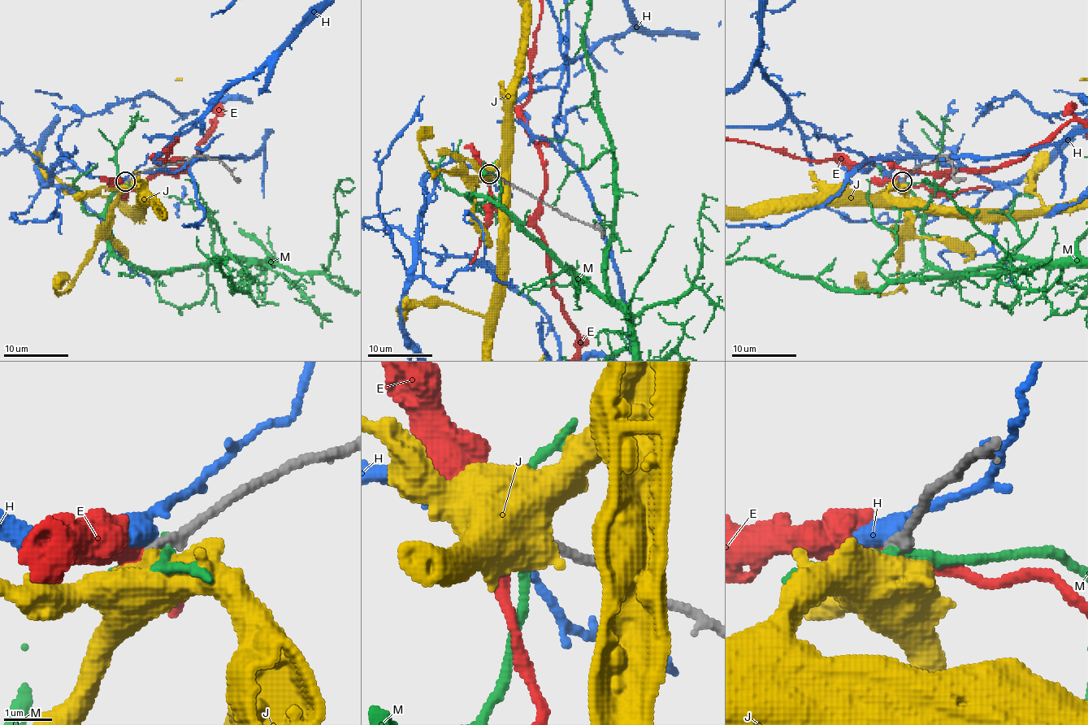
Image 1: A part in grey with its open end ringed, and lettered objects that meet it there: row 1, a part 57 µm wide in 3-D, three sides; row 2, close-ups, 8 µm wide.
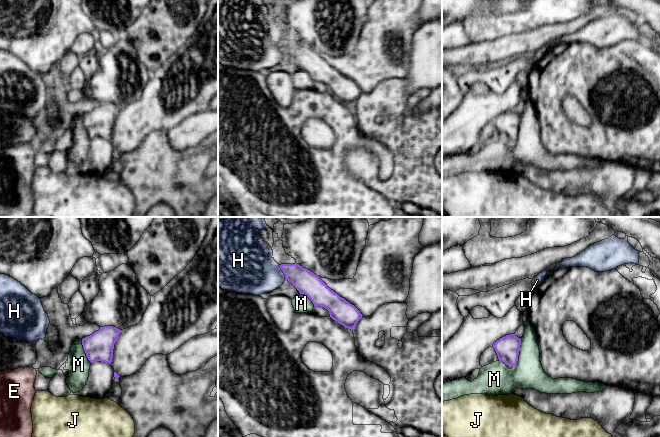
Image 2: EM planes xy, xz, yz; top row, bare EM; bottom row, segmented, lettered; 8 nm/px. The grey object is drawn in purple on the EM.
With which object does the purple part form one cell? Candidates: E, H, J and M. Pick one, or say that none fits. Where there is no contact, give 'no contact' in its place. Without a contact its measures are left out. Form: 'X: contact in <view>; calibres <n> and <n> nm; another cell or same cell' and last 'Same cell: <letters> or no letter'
E: no contact; another cell
H: contact in xz; calibres 190 and 380 nm; another cell
J: no contact; another cell
M: contact in yz; calibres 190 and 240 nm; another cell
Same cell: no letter

